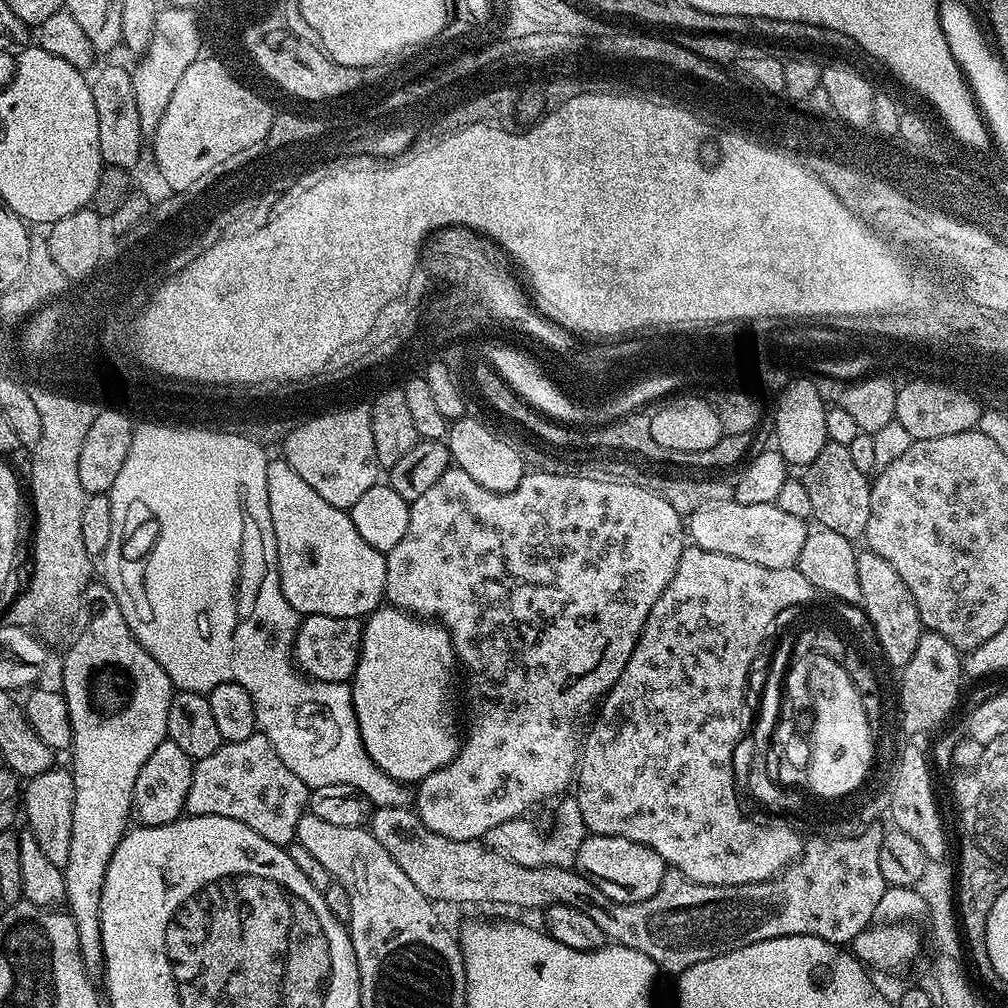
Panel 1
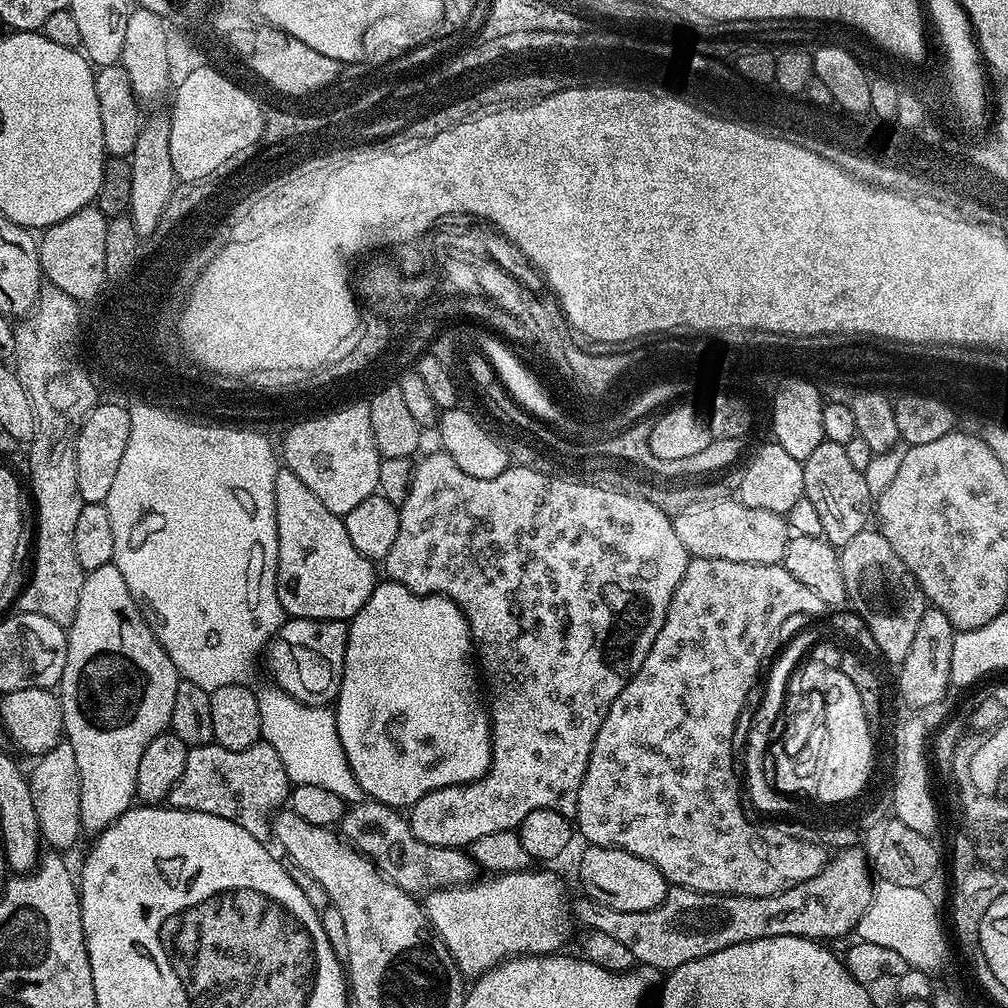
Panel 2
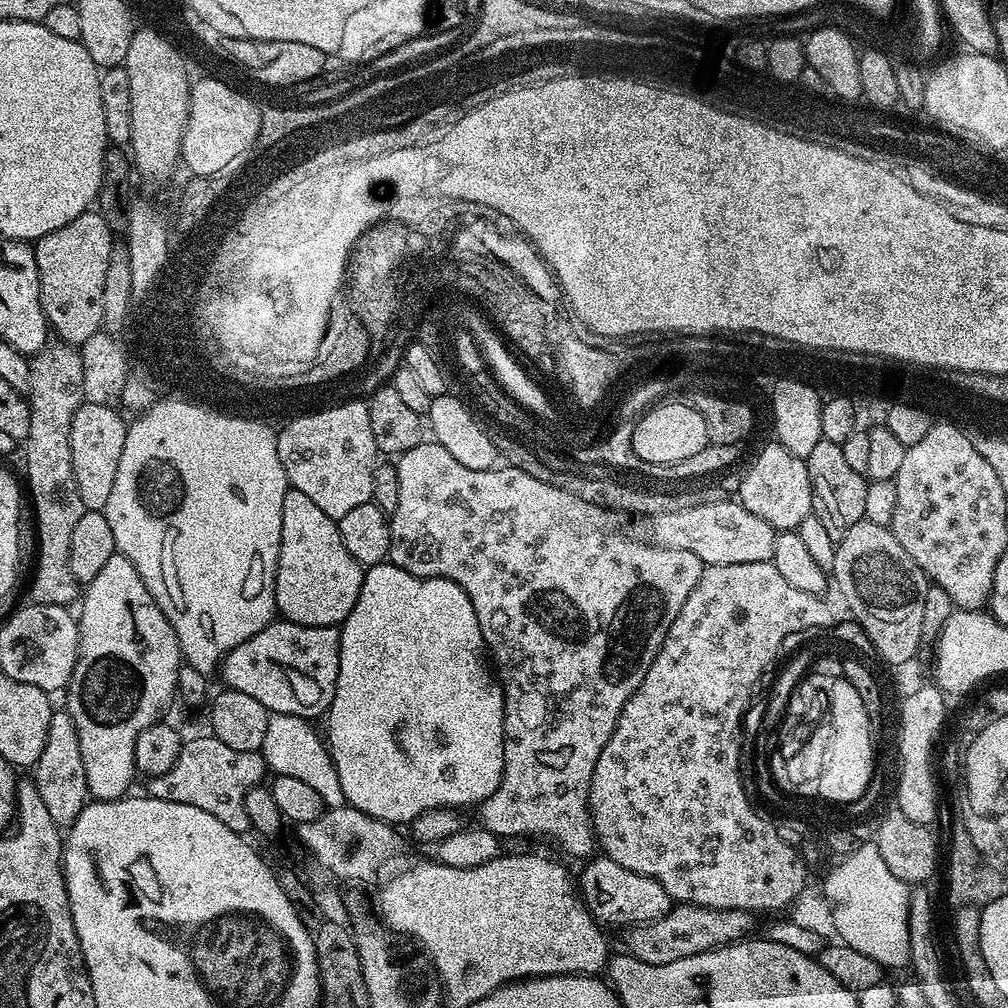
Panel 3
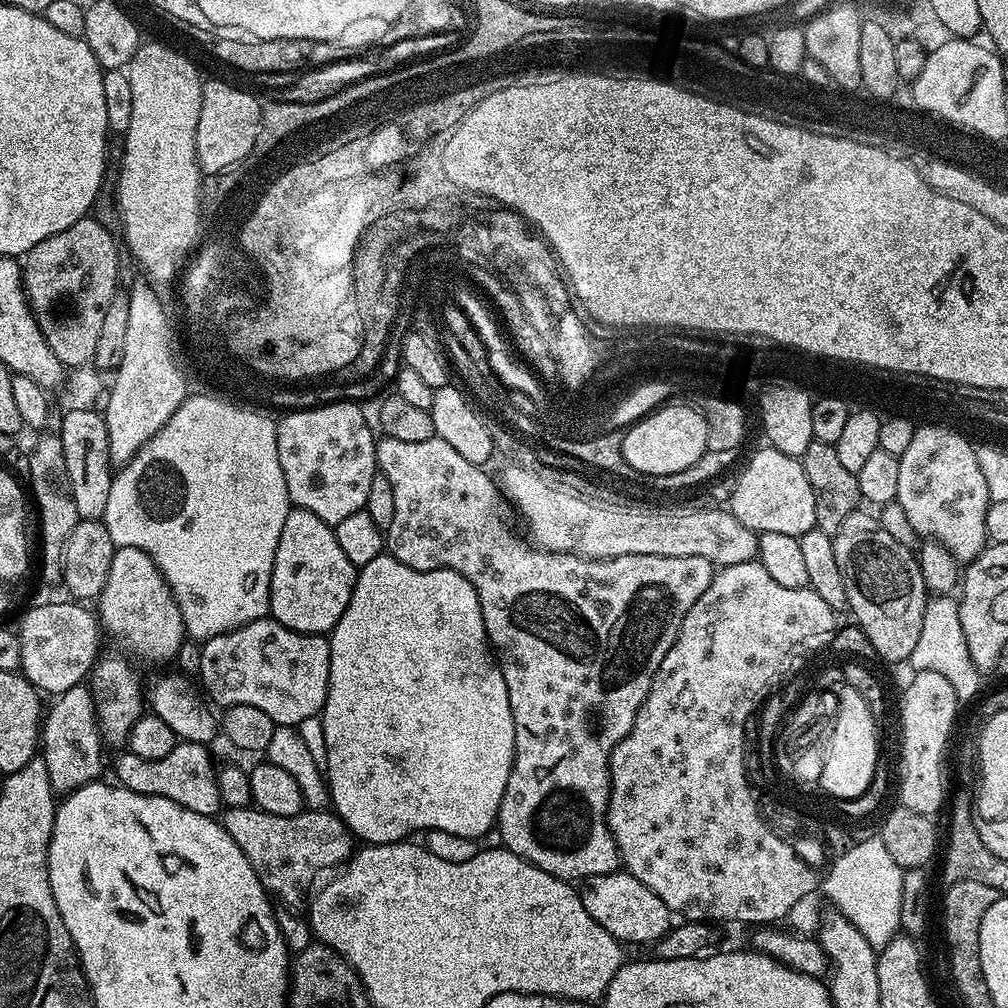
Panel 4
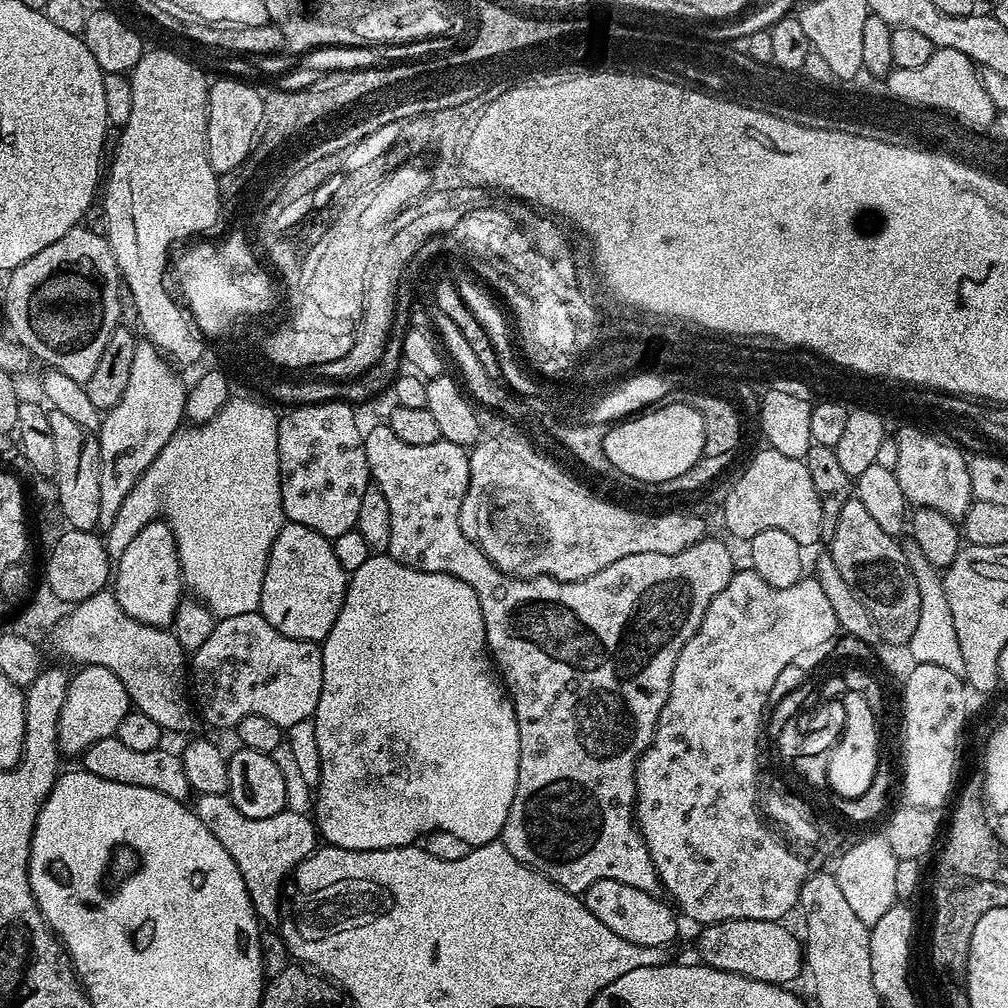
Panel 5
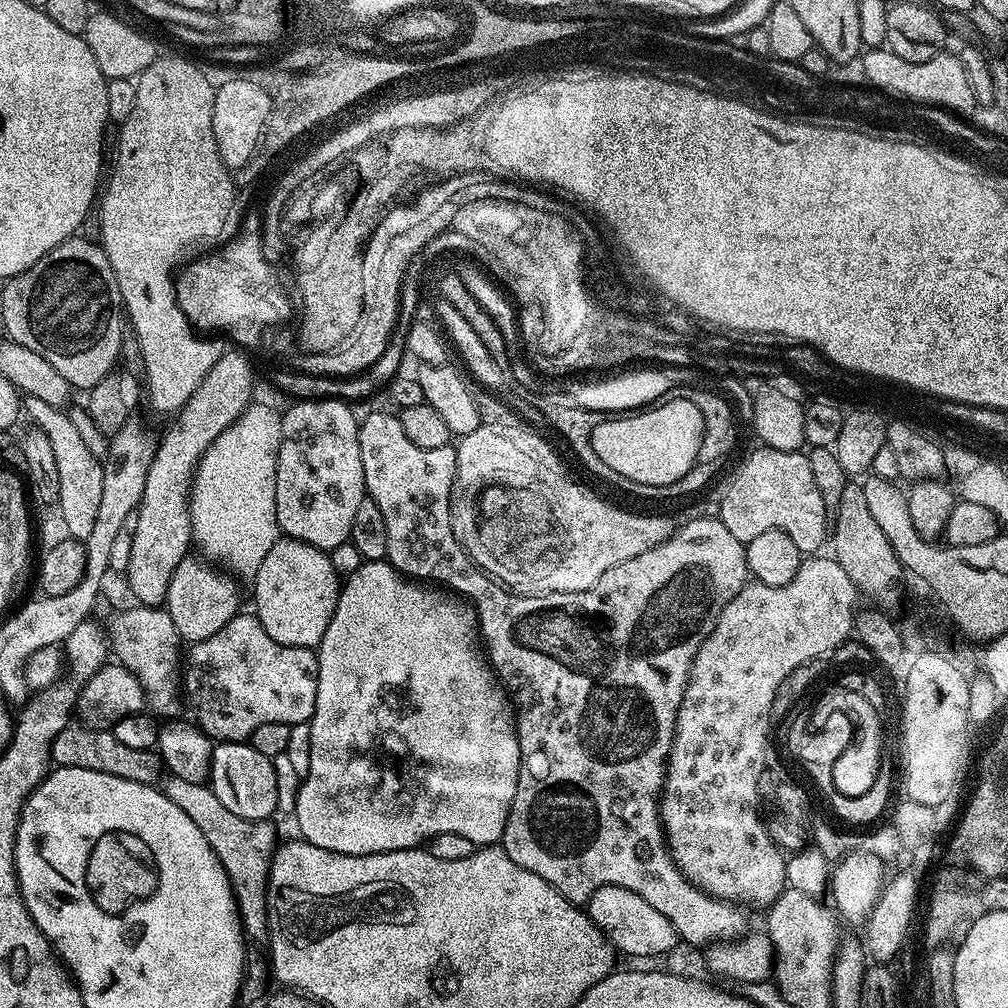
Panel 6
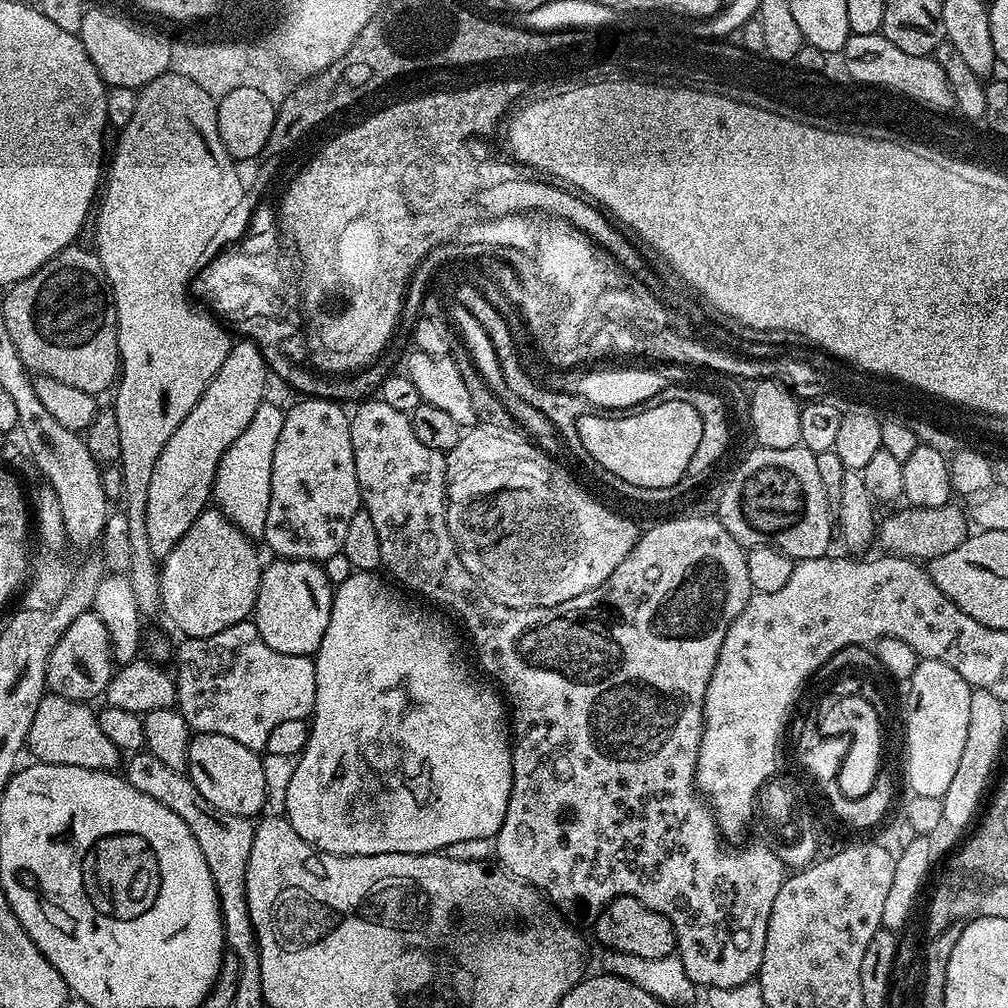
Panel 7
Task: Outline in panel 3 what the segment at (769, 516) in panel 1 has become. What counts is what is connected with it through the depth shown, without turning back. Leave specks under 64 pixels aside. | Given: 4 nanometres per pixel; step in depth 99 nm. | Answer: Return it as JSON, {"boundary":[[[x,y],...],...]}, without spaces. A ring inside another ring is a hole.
{"boundary":[[[735,499],[707,503],[679,510],[676,514],[651,517],[651,543],[661,548],[690,550],[706,566],[709,564],[741,564],[742,562],[771,561],[777,529],[771,528],[758,514],[750,514]]]}

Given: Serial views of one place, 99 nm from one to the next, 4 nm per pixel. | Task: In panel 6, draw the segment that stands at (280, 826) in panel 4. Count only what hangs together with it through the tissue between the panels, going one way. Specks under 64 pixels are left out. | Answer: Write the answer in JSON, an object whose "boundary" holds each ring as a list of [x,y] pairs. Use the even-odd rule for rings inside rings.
{"boundary":[[[169,775],[167,779],[162,784],[166,798],[170,798],[170,802],[179,806],[197,824],[198,830],[202,830],[206,842],[210,842],[210,850],[218,854],[218,862],[222,862],[222,870],[226,870],[230,878],[245,937],[252,942],[267,941],[268,865],[271,864],[272,854],[278,847],[273,821],[238,818],[238,814],[230,814],[230,810],[226,810],[222,802],[218,802],[218,794],[214,794],[207,783],[186,782],[183,778],[173,775]]]}

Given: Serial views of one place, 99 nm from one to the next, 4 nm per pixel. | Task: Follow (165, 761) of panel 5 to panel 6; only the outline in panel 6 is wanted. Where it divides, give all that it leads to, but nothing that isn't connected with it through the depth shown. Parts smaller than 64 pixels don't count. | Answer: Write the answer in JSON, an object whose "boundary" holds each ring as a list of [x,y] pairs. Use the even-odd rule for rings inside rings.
{"boundary":[[[69,726],[63,728],[52,743],[53,765],[62,768],[85,768],[98,770],[102,774],[114,774],[114,778],[126,778],[130,782],[142,782],[155,785],[161,779],[162,761],[155,751],[133,750],[118,742],[110,730],[103,728],[90,728],[87,726]]]}

